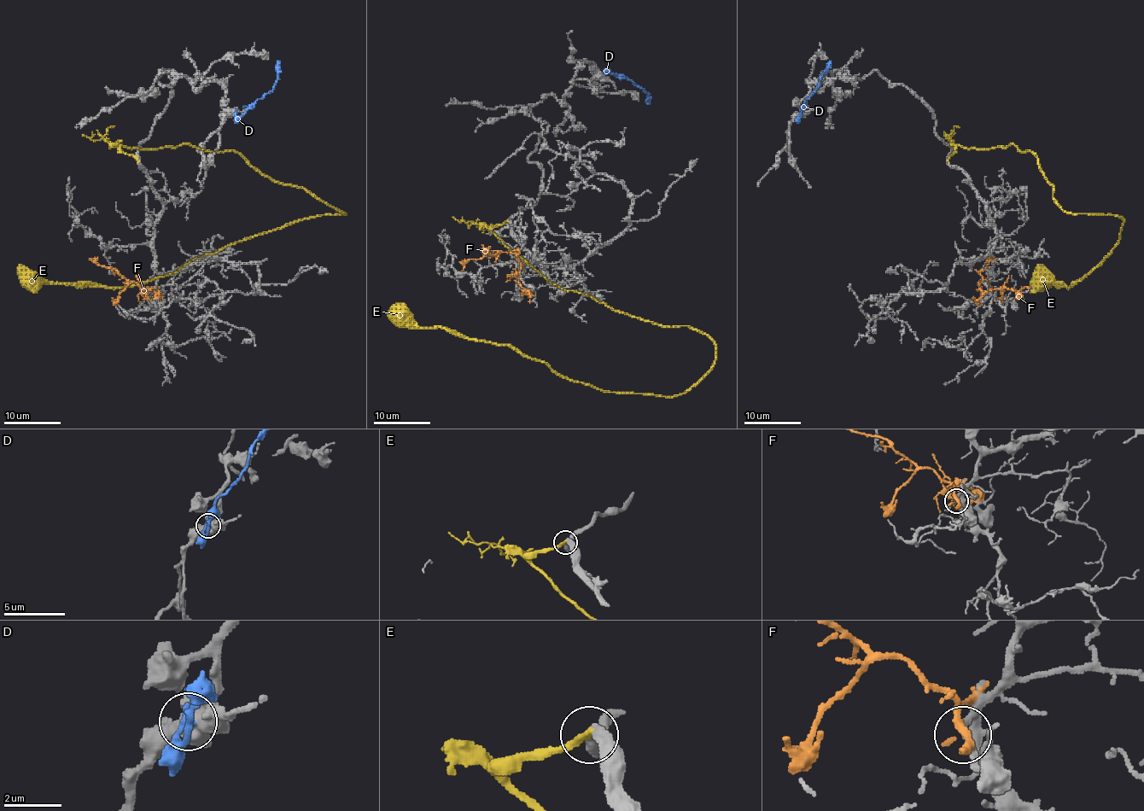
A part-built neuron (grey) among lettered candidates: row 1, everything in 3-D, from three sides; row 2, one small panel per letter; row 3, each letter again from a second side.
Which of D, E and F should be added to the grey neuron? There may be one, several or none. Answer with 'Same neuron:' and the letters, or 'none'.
Same neuron: E

